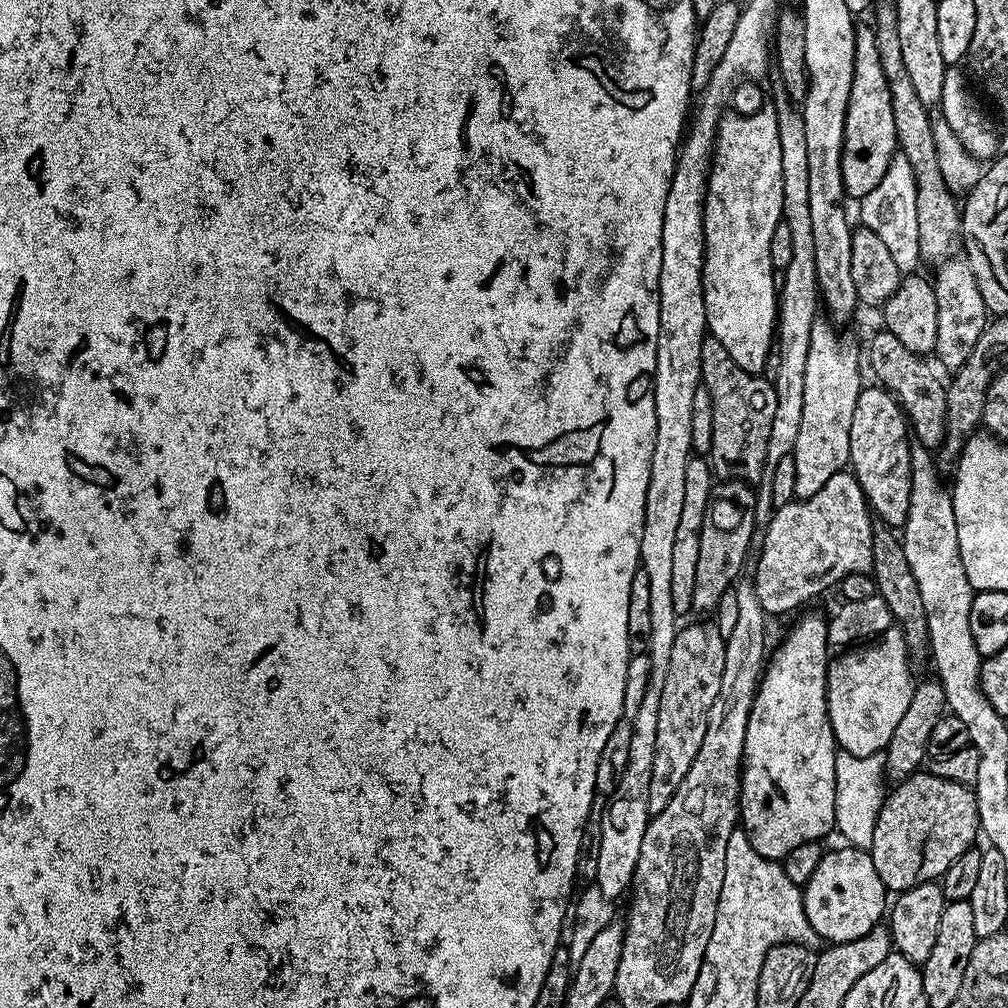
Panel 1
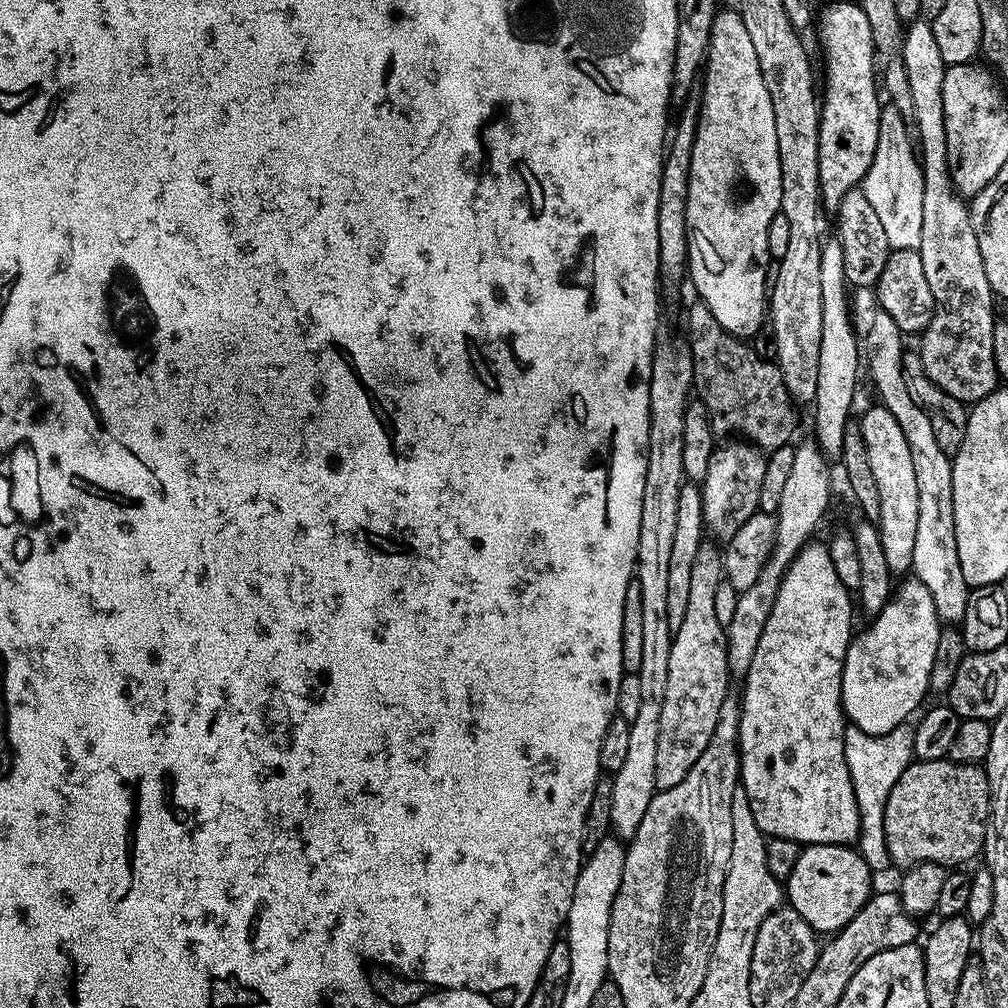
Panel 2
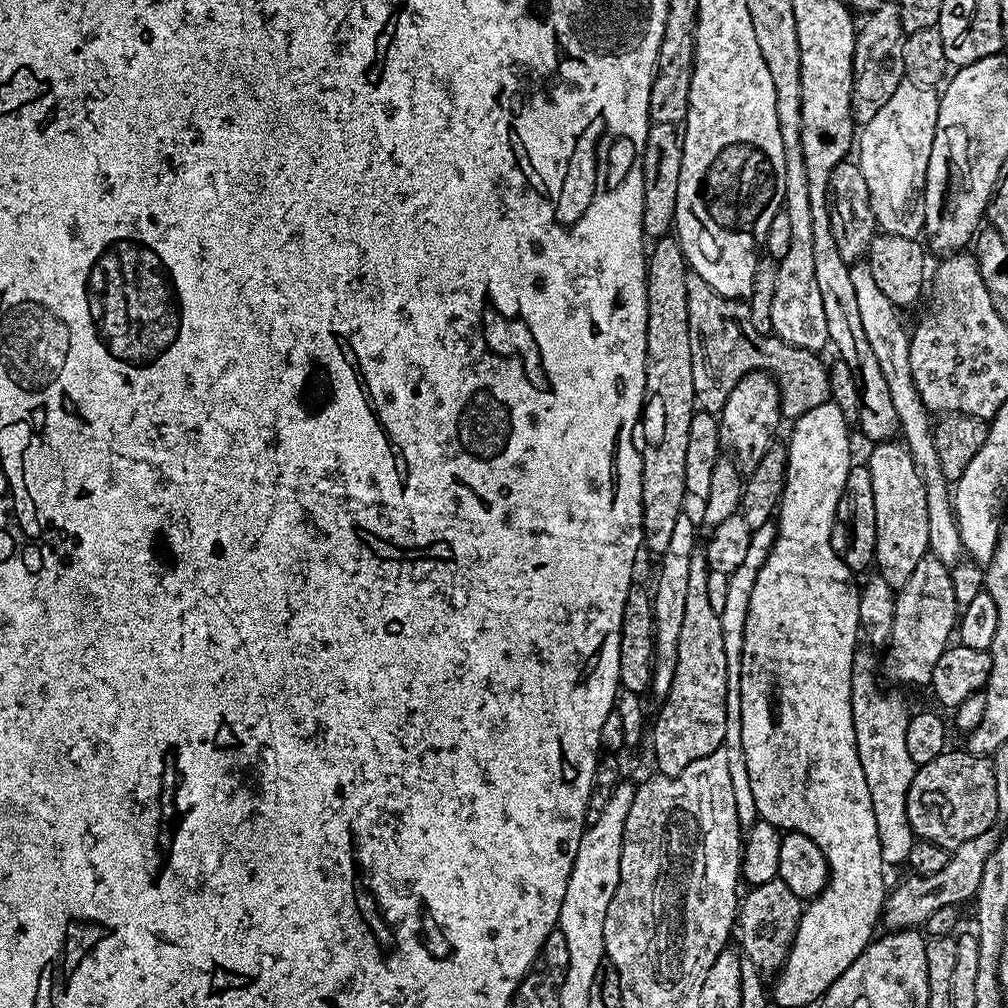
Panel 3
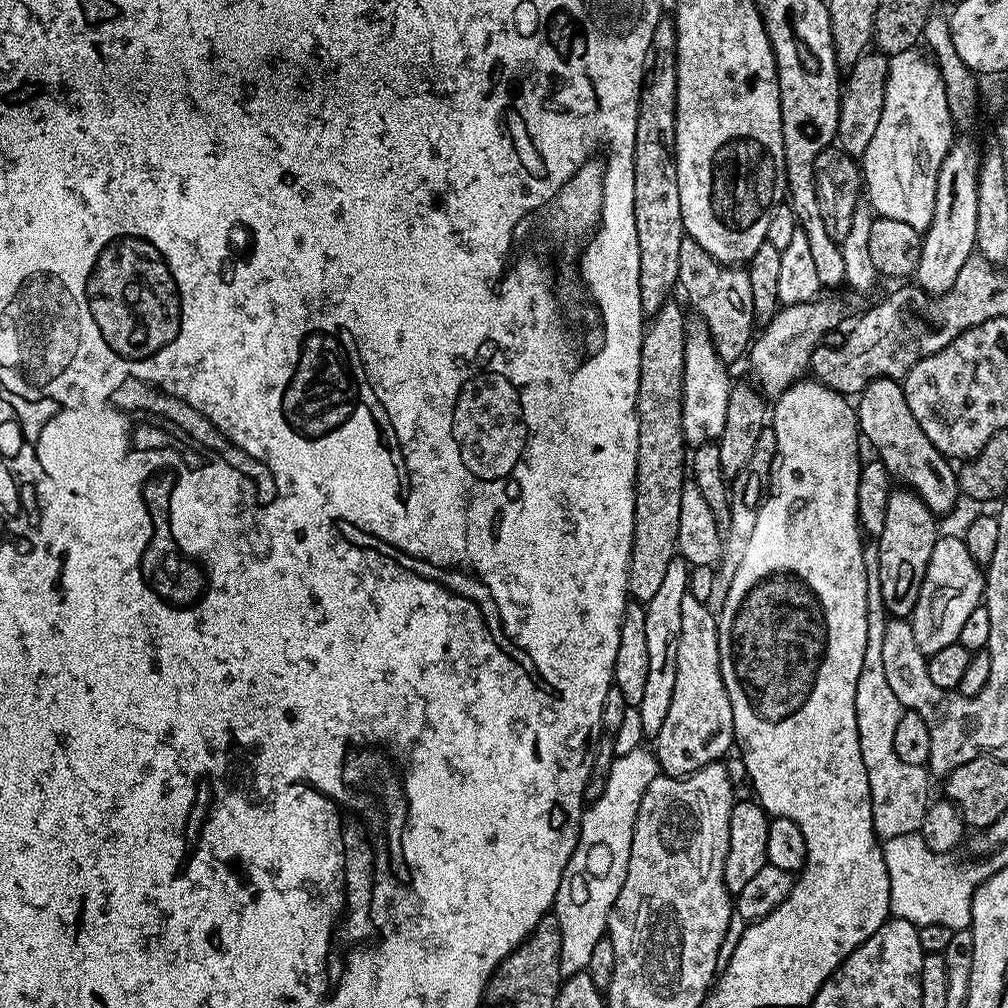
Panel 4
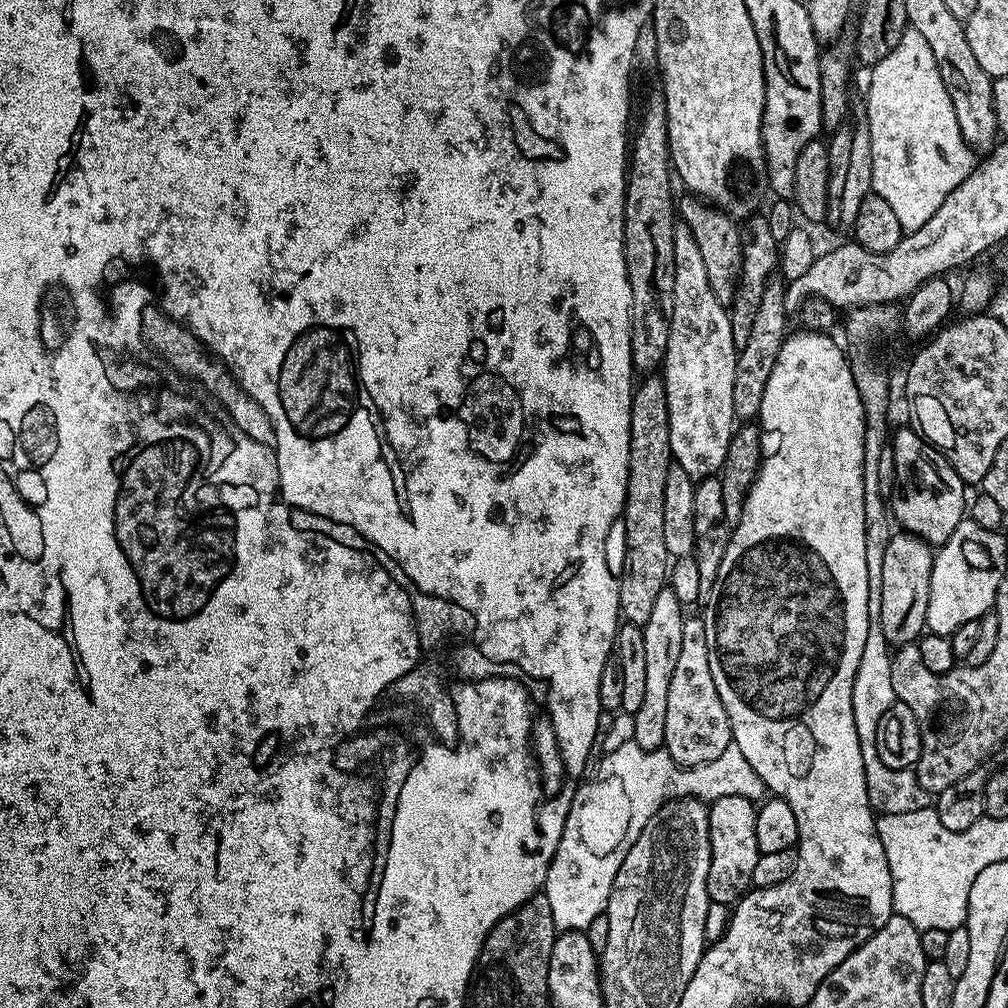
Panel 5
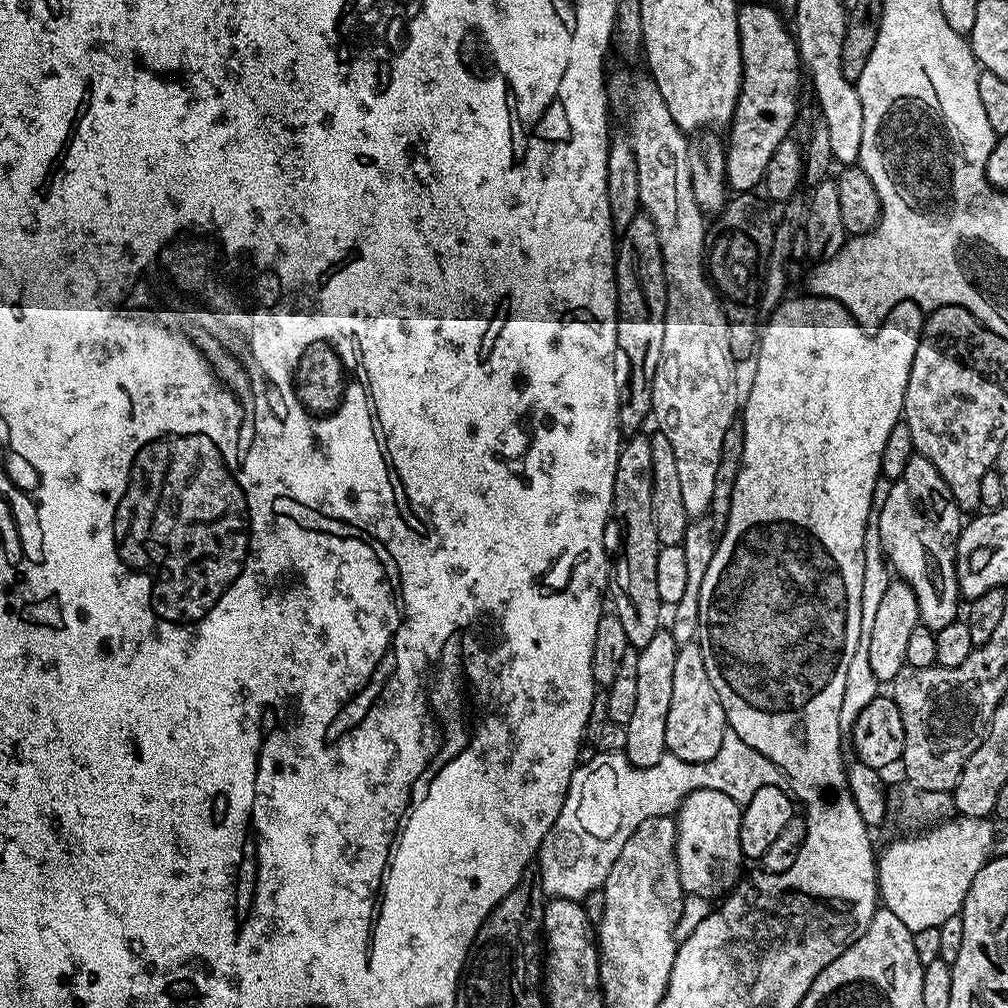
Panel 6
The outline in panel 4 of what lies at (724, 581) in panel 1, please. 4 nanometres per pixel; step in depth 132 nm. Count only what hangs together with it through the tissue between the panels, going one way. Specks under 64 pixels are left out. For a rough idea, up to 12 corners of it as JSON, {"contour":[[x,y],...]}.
{"contour":[[844,304],[783,305],[746,360],[765,397],[809,371]]}

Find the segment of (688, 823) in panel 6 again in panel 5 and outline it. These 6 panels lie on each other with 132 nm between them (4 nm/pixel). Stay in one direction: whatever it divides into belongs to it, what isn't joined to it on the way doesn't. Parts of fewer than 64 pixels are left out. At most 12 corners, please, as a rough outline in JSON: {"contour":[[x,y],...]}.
{"contour":[[741,796],[708,810],[713,904],[753,887],[757,805]]}

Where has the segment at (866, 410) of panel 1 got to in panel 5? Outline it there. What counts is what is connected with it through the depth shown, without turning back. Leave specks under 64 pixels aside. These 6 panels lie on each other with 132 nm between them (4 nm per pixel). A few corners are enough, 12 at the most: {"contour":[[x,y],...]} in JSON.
{"contour":[[900,530],[882,559],[888,644],[926,628],[933,549]]}

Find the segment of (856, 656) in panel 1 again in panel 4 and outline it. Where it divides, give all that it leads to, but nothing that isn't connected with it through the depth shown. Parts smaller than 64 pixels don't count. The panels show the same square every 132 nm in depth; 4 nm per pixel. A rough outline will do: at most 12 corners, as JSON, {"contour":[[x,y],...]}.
{"contour":[[941,535],[910,617],[925,657],[959,641],[985,569]]}

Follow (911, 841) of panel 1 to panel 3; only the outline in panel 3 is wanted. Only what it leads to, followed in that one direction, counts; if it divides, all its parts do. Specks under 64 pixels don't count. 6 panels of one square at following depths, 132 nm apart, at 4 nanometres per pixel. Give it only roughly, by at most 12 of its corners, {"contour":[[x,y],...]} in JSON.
{"contour":[[945,750],[919,765],[913,833],[949,850],[997,826],[996,765]]}

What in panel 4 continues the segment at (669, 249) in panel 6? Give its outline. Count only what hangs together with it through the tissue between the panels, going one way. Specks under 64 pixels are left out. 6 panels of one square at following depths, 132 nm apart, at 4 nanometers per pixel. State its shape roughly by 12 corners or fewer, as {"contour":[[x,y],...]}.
{"contour":[[687,321],[682,430],[688,446],[719,441],[728,381],[708,327]]}

